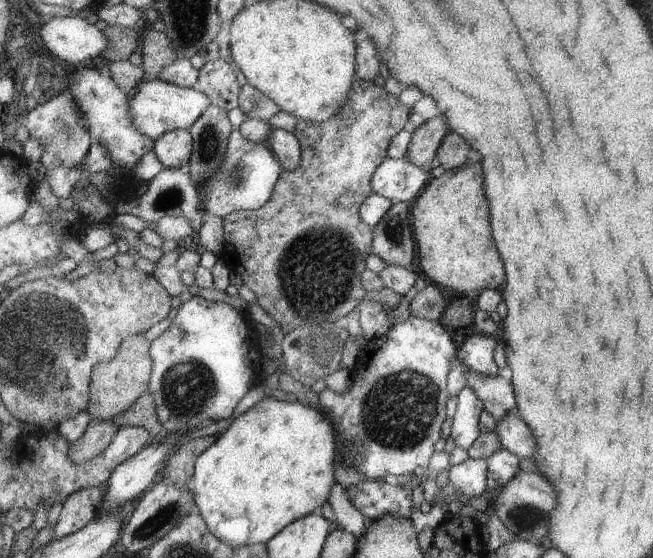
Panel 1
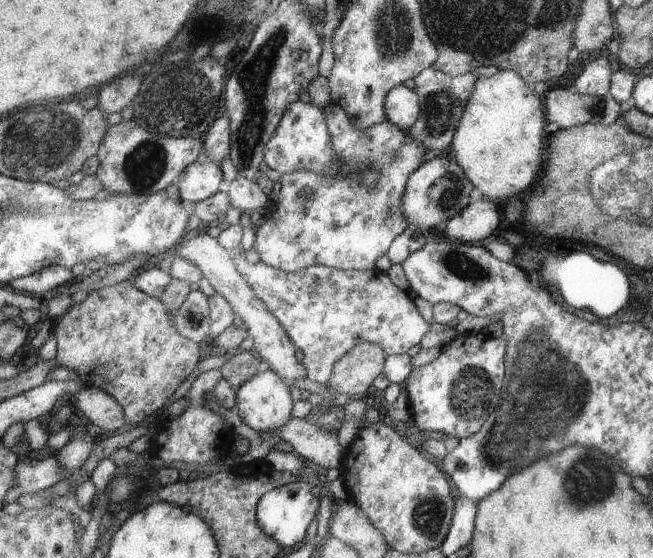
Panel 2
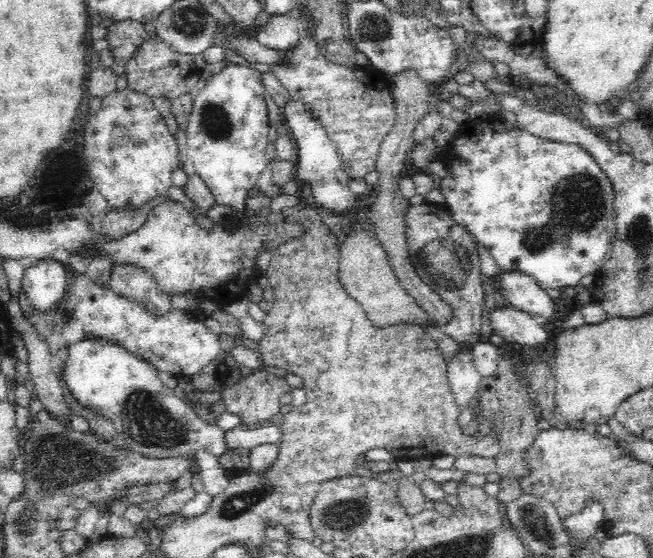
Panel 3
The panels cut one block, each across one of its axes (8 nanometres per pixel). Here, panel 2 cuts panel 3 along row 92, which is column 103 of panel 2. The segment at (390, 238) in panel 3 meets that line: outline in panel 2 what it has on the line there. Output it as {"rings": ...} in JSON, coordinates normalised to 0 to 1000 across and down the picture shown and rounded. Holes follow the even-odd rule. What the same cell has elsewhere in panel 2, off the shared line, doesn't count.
{"rings":[[[127,695],[110,717],[116,733],[127,738],[139,765],[155,780],[179,778],[194,760],[188,728],[155,695]]]}

